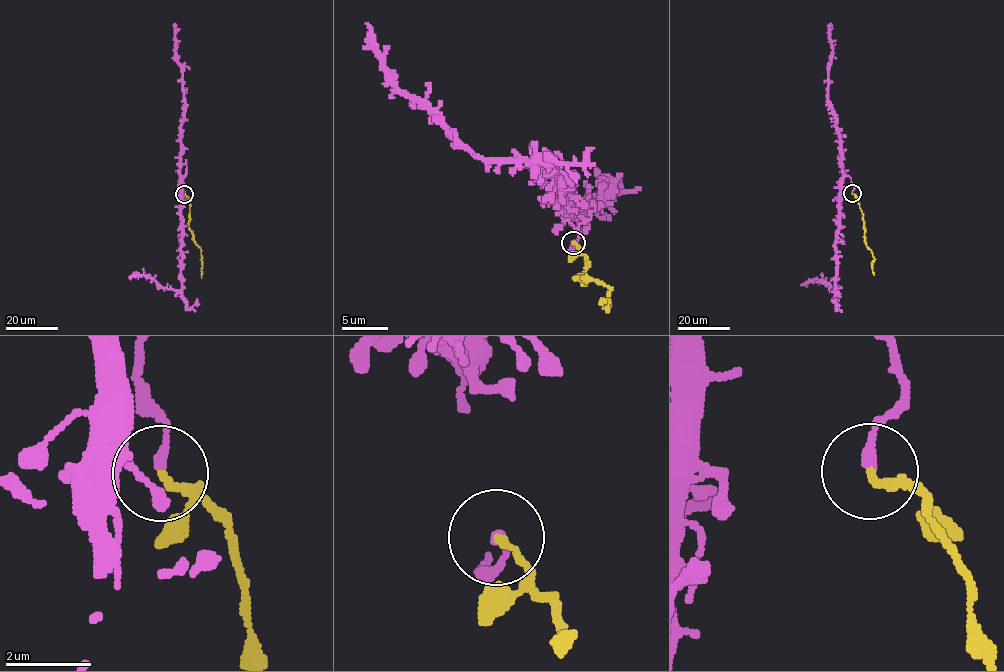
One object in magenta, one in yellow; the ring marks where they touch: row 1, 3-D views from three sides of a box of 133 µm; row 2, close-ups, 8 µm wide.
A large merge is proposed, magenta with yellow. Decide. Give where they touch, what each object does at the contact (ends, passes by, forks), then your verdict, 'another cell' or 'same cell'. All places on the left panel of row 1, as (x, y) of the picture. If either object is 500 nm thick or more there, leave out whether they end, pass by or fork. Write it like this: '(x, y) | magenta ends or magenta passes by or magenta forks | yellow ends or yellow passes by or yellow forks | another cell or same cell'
(184, 194) | magenta ends | yellow ends | same cell

